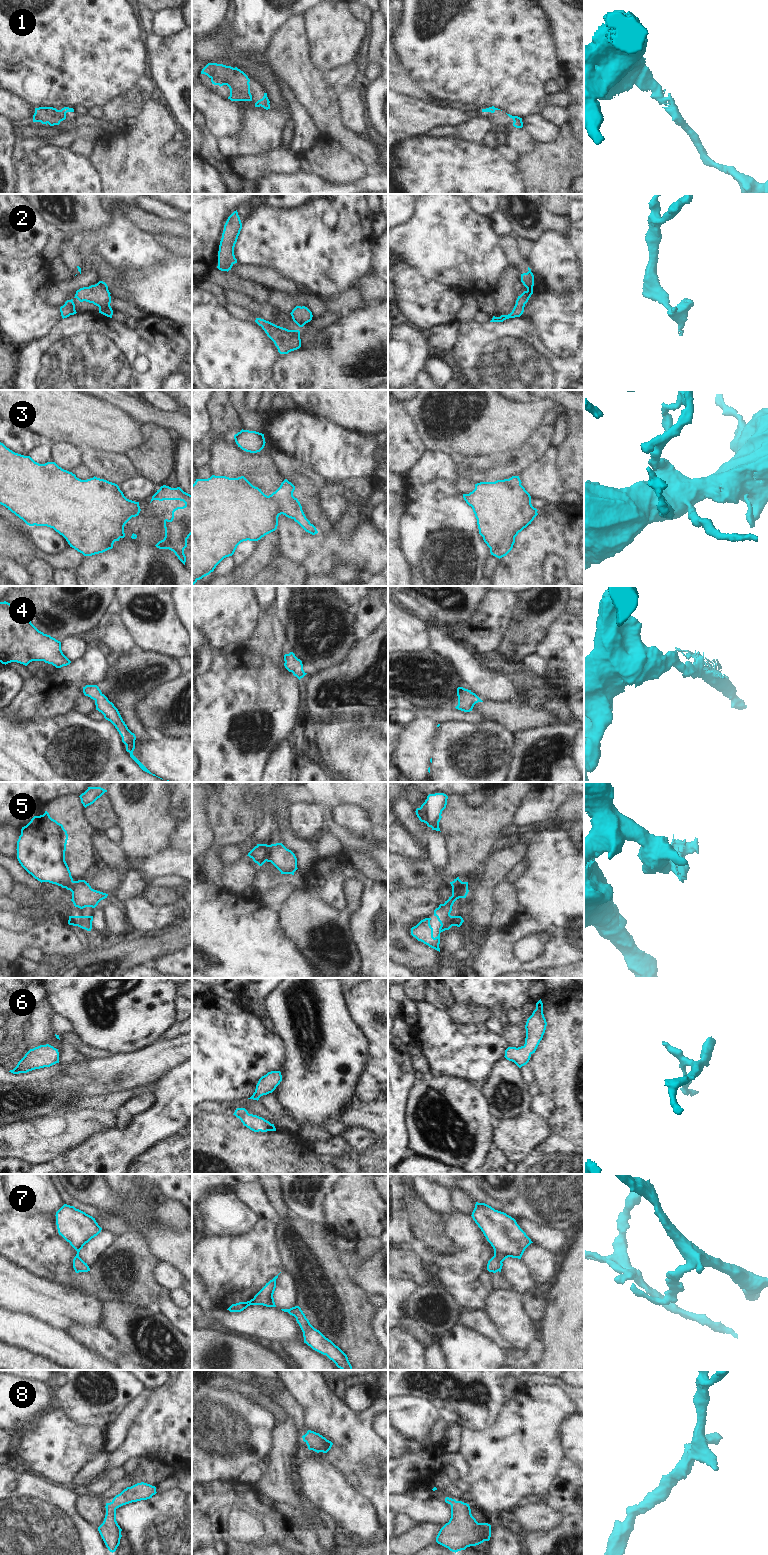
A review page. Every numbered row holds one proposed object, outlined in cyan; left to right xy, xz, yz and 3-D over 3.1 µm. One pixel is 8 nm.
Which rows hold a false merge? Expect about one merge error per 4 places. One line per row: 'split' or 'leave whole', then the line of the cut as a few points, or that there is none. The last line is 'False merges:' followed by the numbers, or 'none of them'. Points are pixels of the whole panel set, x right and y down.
1: leave whole | no cut
2: leave whole | no cut
3: leave whole | no cut
4: leave whole | no cut
5: split | xz (269, 845), (266, 860)
6: leave whole | no cut
7: leave whole | no cut
8: leave whole | no cut
False merges: 5

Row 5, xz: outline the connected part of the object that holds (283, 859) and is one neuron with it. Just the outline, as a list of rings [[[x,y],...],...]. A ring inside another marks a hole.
[[[282,843],[269,845],[267,862],[271,862],[281,874],[294,875],[294,872],[298,869],[295,854]]]

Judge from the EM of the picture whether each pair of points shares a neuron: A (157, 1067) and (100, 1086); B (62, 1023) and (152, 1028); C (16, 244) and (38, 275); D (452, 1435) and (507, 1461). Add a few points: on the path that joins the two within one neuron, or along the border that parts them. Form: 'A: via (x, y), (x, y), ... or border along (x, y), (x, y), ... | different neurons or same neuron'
A: via (143, 1067), (114, 1074) | same neuron
B: border along (54, 1012), (62, 1015), (71, 1024), (73, 1032) | different neurons
C: border along (39, 256), (34, 260), (19, 259) | different neurons
D: border along (464, 1430), (461, 1436), (460, 1447), (457, 1451) | different neurons

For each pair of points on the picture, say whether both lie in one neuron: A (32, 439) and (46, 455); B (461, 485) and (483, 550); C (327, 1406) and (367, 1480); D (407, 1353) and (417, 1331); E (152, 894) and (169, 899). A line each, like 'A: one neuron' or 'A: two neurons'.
A: two neurons
B: two neurons
C: one neuron
D: two neurons
E: one neuron

